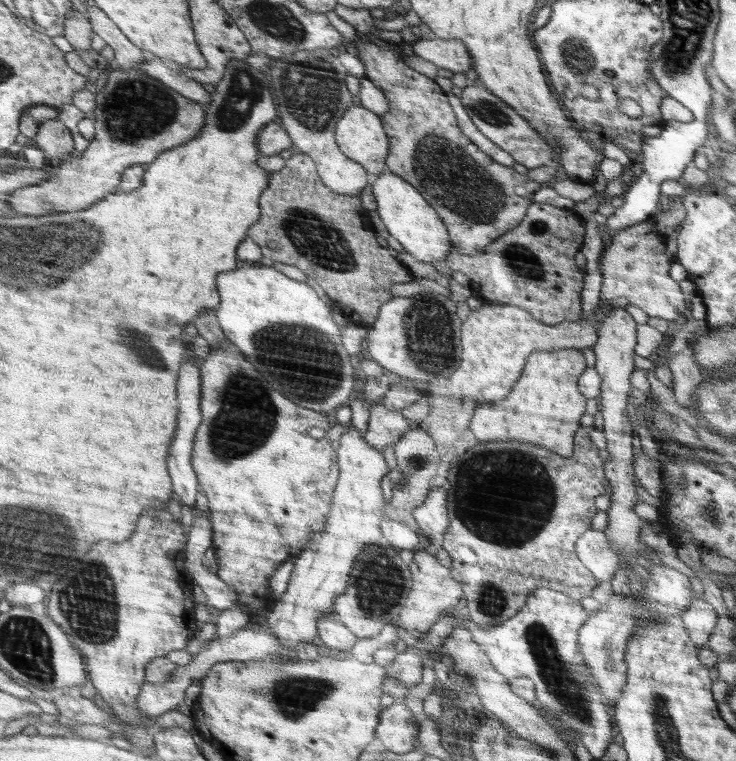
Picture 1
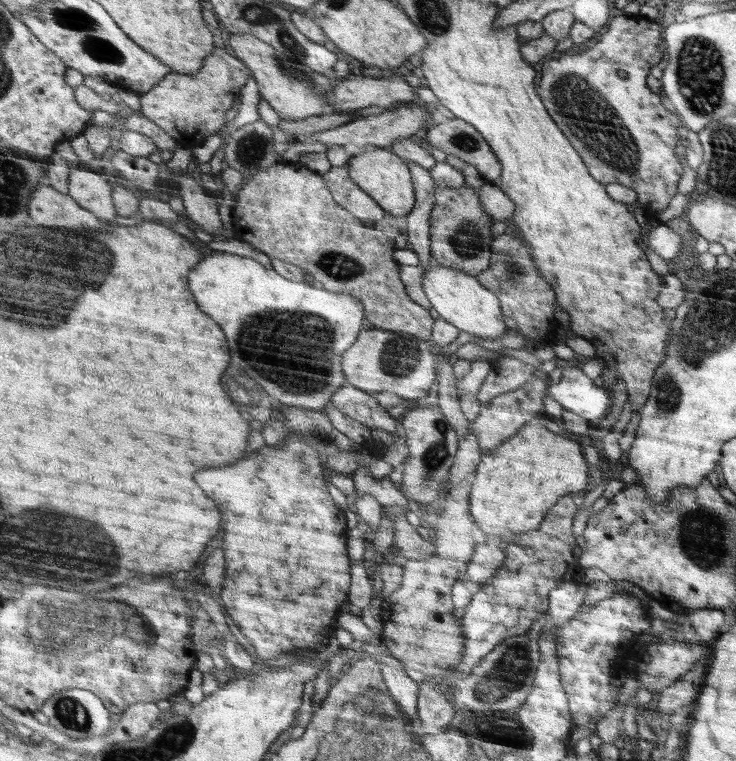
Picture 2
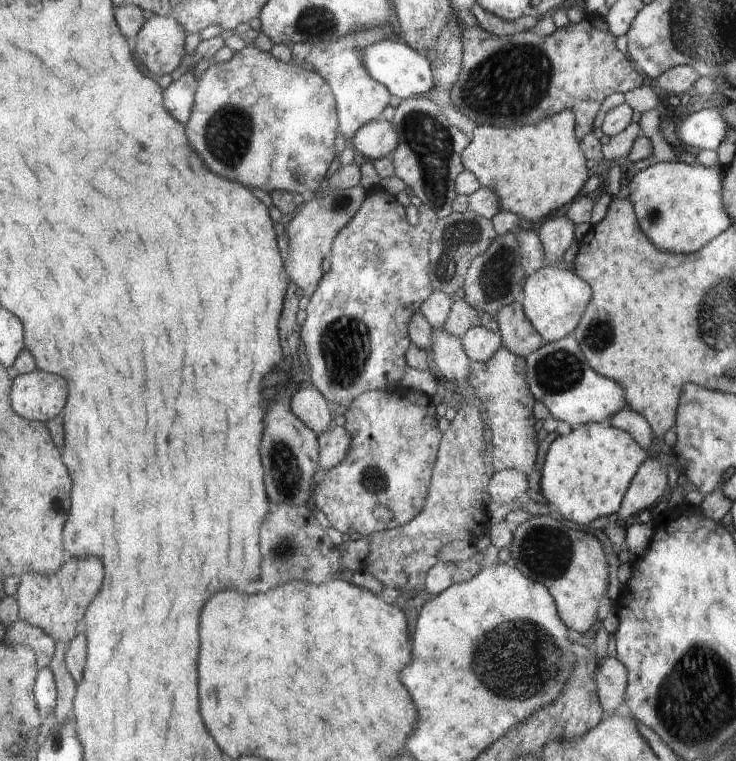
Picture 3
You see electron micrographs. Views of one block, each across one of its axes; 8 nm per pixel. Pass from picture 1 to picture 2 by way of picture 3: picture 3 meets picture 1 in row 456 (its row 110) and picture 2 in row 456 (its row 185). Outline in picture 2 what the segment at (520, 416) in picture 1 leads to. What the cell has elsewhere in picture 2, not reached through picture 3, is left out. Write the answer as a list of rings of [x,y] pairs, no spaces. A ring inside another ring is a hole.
[[[542,418],[526,422],[517,434],[502,441],[494,451],[484,451],[470,489],[469,512],[488,537],[510,538],[516,532],[536,531],[558,499],[578,494],[588,484],[588,462],[580,444],[552,434]]]

